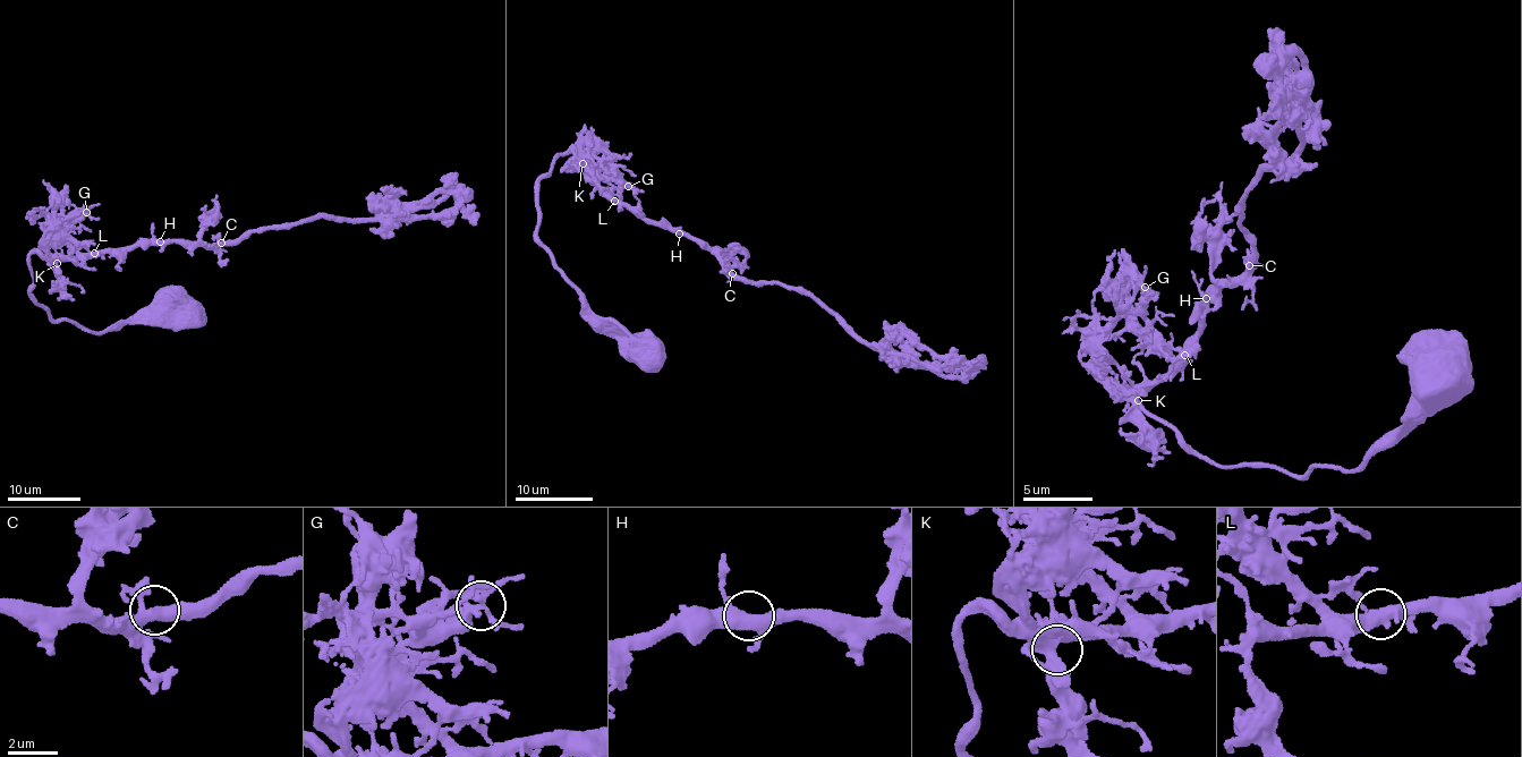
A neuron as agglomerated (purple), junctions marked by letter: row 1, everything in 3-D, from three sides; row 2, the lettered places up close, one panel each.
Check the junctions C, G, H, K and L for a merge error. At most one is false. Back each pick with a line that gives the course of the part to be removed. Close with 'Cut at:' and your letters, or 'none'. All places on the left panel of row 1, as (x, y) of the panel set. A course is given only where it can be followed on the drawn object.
Cut at: none

